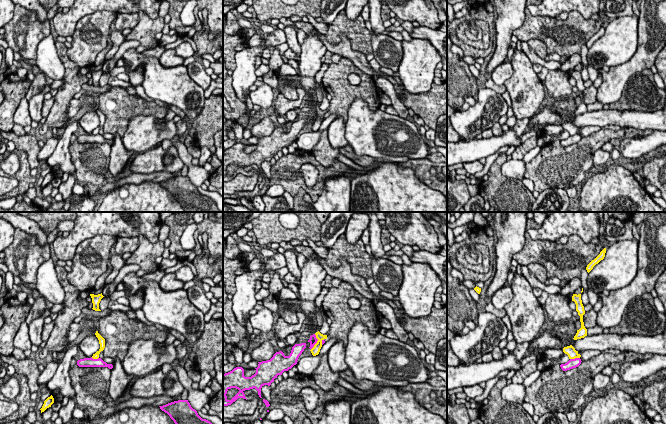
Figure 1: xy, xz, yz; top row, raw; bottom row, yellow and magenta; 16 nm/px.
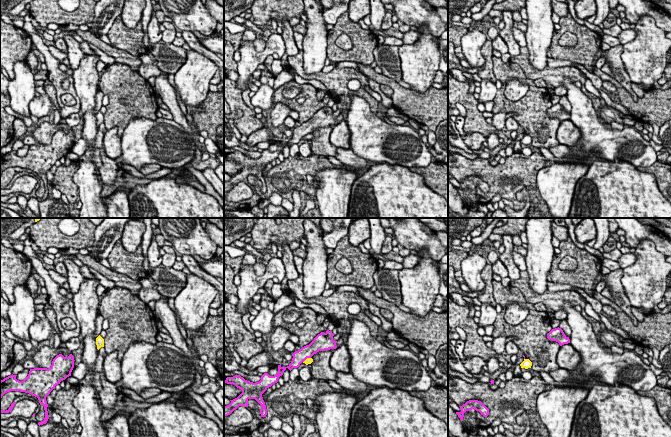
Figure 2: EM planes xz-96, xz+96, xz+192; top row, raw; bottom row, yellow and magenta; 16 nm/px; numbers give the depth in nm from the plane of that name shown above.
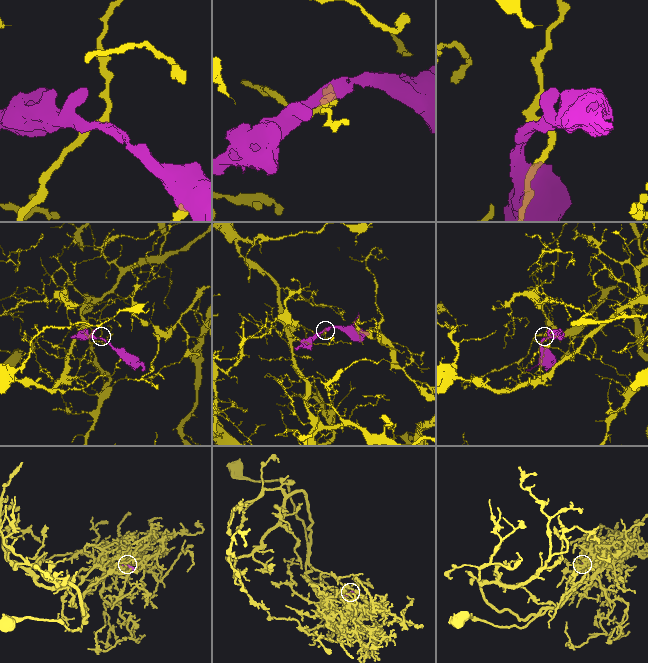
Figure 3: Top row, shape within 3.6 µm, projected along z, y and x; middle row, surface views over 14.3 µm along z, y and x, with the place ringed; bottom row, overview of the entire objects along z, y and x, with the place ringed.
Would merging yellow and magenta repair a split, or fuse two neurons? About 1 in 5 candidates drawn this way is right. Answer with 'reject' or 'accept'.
reject

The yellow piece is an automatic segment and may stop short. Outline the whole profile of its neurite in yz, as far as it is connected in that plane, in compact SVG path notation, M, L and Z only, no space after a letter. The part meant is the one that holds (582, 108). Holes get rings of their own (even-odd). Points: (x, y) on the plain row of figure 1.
M573 70L572 77L576 80L576 87L578 88L578 91L580 92L580 98L581 98L581 104L577 106L576 111L574 112L574 116L584 114L587 112L587 105L584 102L583 98L583 91L585 90L584 82L582 80L581 76L581 70Z

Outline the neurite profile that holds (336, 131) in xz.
M336 118L328 127L328 139L330 145L333 148L339 149L348 145L348 141L345 138L345 123L343 118Z

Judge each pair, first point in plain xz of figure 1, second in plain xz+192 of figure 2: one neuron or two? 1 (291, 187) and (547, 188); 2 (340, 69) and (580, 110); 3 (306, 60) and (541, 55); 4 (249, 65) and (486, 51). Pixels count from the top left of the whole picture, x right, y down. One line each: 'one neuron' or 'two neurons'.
1: two neurons
2: two neurons
3: one neuron
4: two neurons

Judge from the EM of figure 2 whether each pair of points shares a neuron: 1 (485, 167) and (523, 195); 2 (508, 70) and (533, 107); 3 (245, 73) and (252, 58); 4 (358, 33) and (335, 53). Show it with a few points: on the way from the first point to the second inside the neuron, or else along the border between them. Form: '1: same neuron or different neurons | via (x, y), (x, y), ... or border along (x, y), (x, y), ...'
1: different neurons | border along (525, 186), (516, 193), (523, 207)
2: same neuron | via (519, 74), (532, 86), (533, 96)
3: same neuron | via (245, 69), (249, 62)
4: same neuron | via (358, 42), (358, 45), (349, 54), (344, 54)

